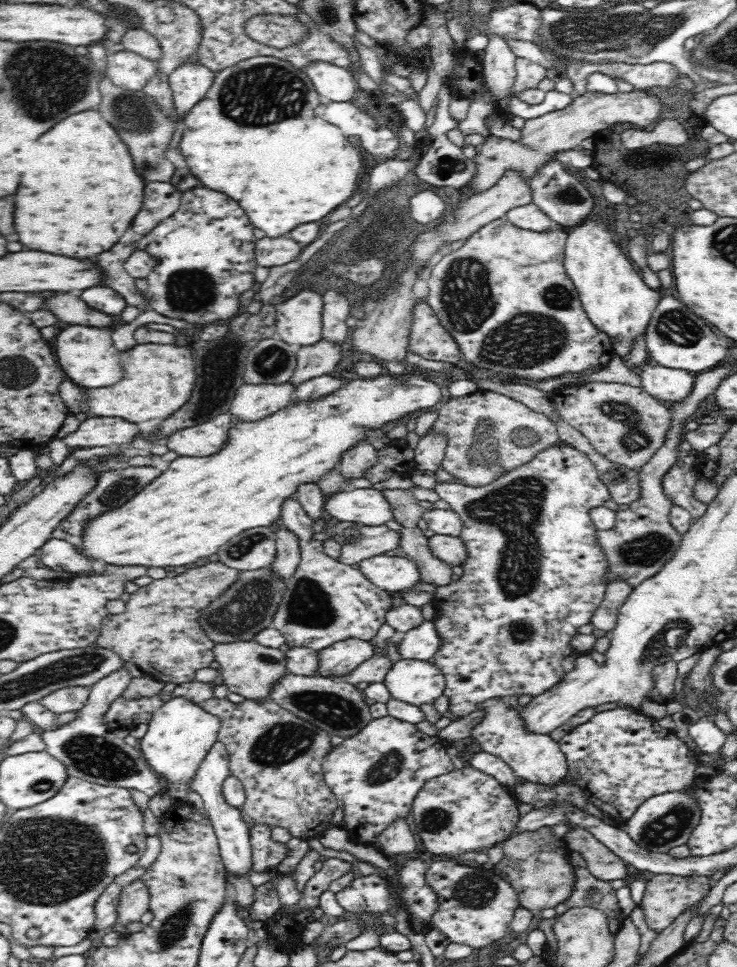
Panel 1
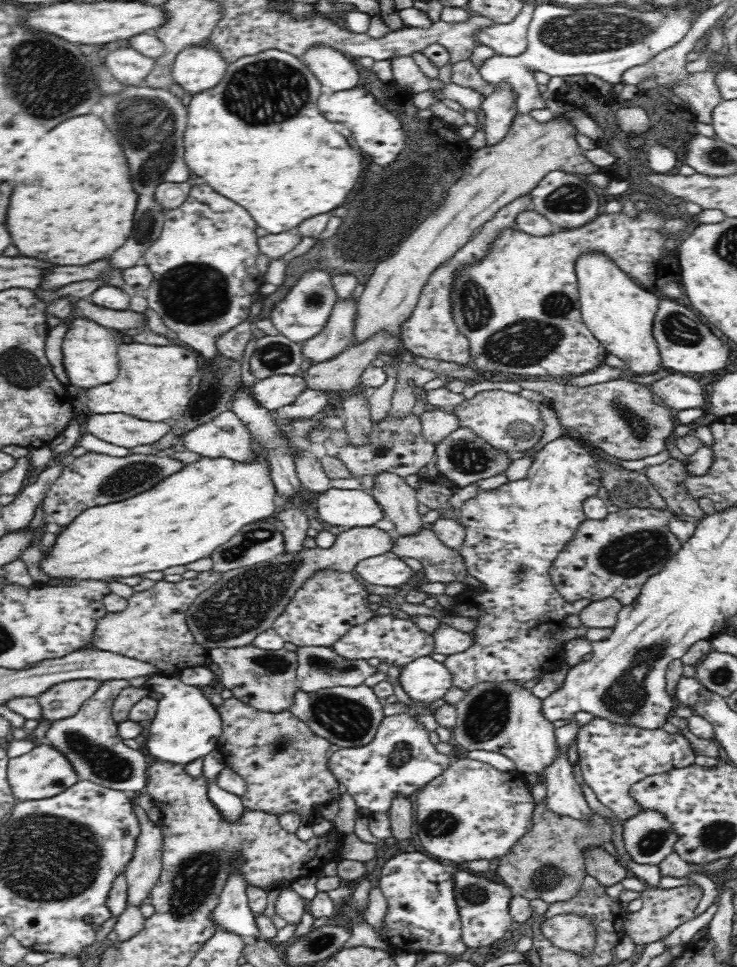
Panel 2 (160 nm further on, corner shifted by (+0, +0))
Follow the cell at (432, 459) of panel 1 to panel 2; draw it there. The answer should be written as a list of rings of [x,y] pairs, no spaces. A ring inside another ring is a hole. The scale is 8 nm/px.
[[[440,406],[431,410],[426,409],[421,415],[422,434],[424,438],[436,445],[444,436],[461,426],[458,415],[452,409],[442,410]]]

